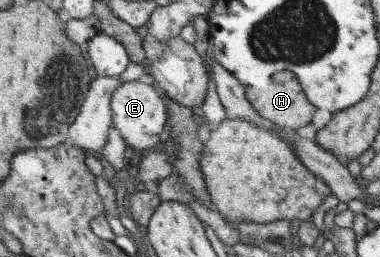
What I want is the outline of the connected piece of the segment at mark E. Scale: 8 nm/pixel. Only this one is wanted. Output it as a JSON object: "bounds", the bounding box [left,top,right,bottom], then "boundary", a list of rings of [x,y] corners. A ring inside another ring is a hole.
{"bounds":[111,78,170,149],"boundary":[[[144,78],[122,82],[111,96],[111,124],[118,130],[126,145],[133,149],[153,148],[159,144],[159,134],[165,130],[170,118],[168,104],[155,84]]]}

